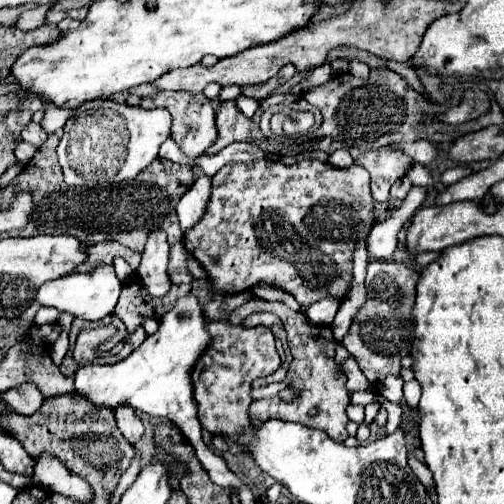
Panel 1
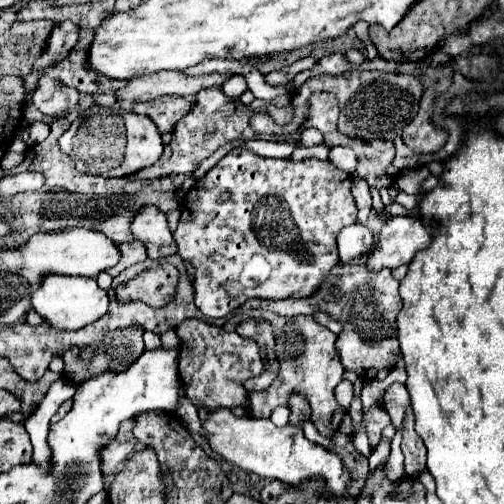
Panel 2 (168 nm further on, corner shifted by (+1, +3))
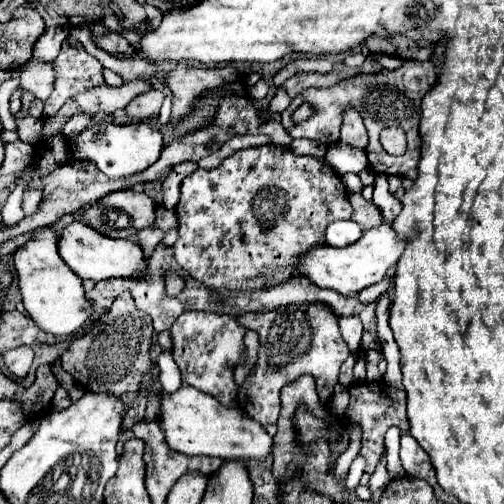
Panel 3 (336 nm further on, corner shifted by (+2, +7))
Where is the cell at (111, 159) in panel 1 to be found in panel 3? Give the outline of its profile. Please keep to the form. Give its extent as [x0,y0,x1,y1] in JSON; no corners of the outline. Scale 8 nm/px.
[76,122,162,178]

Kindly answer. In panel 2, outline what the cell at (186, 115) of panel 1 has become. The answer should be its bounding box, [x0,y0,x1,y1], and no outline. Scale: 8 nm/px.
[133,96,191,132]

